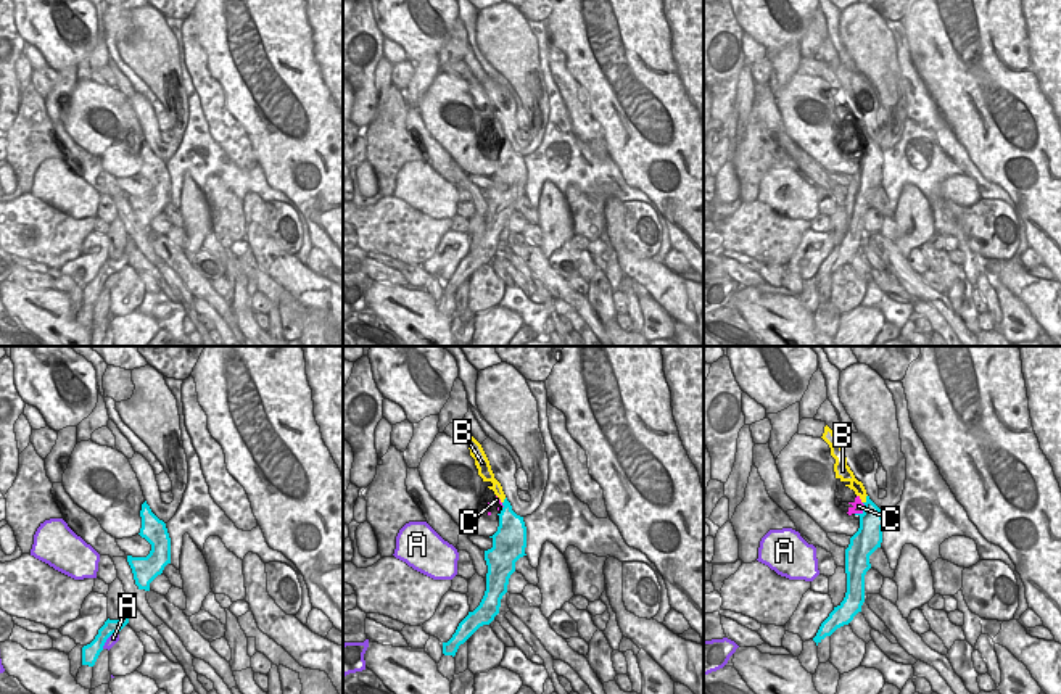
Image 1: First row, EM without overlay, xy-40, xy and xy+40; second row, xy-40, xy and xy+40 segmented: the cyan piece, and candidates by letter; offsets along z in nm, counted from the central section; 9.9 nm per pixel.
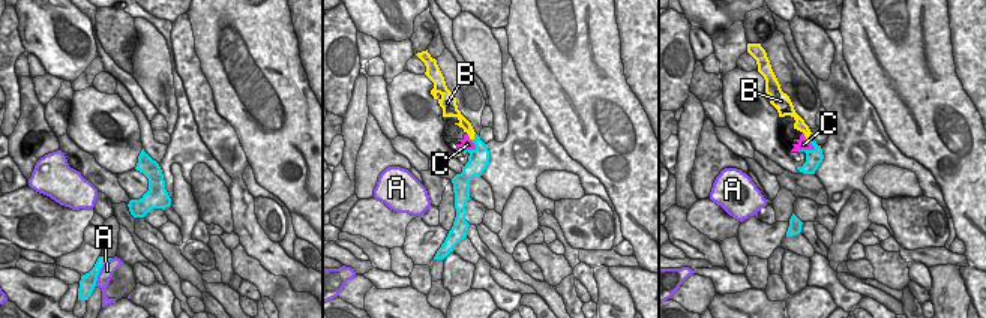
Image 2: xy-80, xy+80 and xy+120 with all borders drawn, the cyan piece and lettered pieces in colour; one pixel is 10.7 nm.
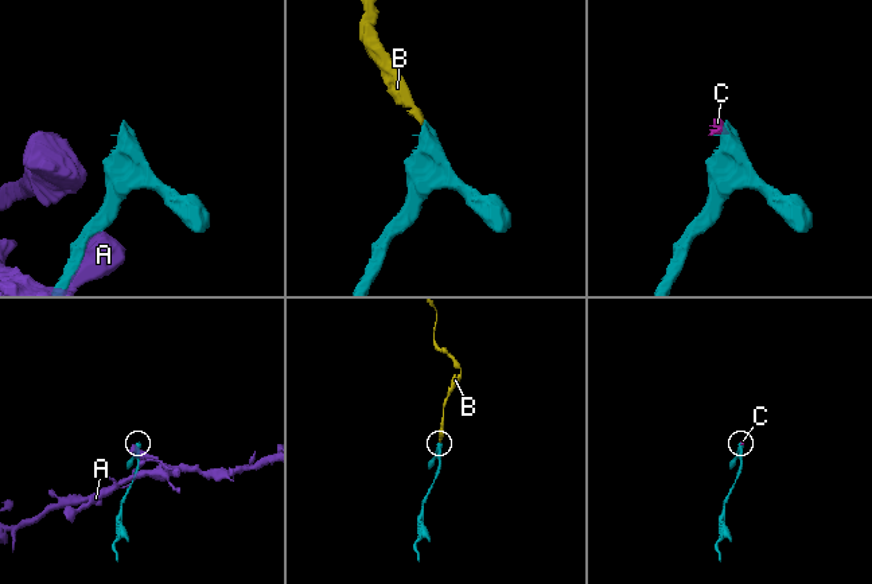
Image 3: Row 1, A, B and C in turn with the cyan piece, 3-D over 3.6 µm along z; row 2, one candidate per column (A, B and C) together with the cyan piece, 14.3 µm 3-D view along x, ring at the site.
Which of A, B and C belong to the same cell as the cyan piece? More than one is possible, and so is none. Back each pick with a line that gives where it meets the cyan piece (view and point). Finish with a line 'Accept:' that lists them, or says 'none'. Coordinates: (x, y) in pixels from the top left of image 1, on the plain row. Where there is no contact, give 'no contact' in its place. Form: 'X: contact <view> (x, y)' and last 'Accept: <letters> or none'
B: contact xy+40 (866, 139)
Accept: B

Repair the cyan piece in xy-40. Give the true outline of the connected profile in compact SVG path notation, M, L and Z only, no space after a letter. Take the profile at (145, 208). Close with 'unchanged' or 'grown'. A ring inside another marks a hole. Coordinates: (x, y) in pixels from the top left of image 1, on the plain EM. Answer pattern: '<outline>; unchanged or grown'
M147 140L142 143L140 156L138 174L151 184L151 190L147 196L127 195L127 201L138 229L150 230L150 222L171 203L171 177L166 163L151 151Z; unchanged

